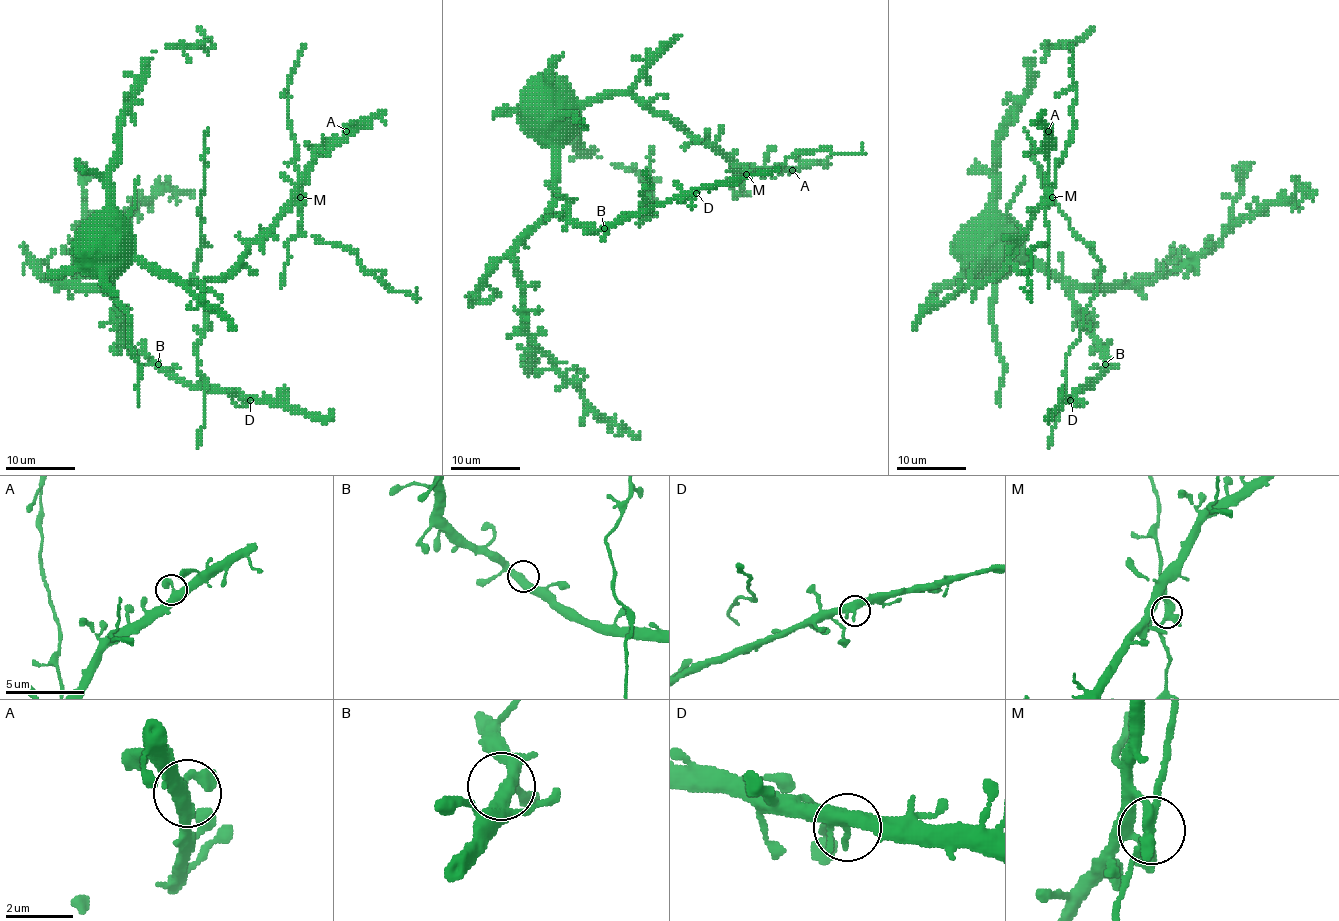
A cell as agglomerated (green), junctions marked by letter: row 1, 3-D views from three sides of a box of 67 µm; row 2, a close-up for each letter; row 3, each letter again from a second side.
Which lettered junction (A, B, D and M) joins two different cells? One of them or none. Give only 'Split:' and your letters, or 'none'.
Split: none

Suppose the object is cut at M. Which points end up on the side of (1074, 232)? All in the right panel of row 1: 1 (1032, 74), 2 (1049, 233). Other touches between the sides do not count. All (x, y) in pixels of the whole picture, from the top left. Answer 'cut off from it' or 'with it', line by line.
1: with it
2: cut off from it

